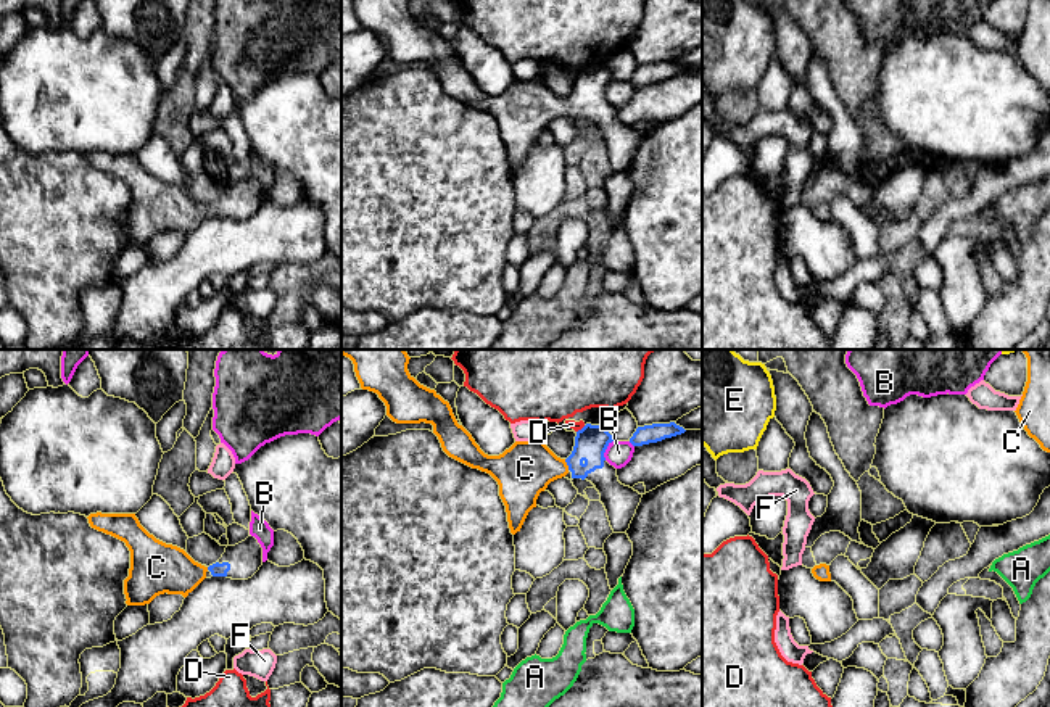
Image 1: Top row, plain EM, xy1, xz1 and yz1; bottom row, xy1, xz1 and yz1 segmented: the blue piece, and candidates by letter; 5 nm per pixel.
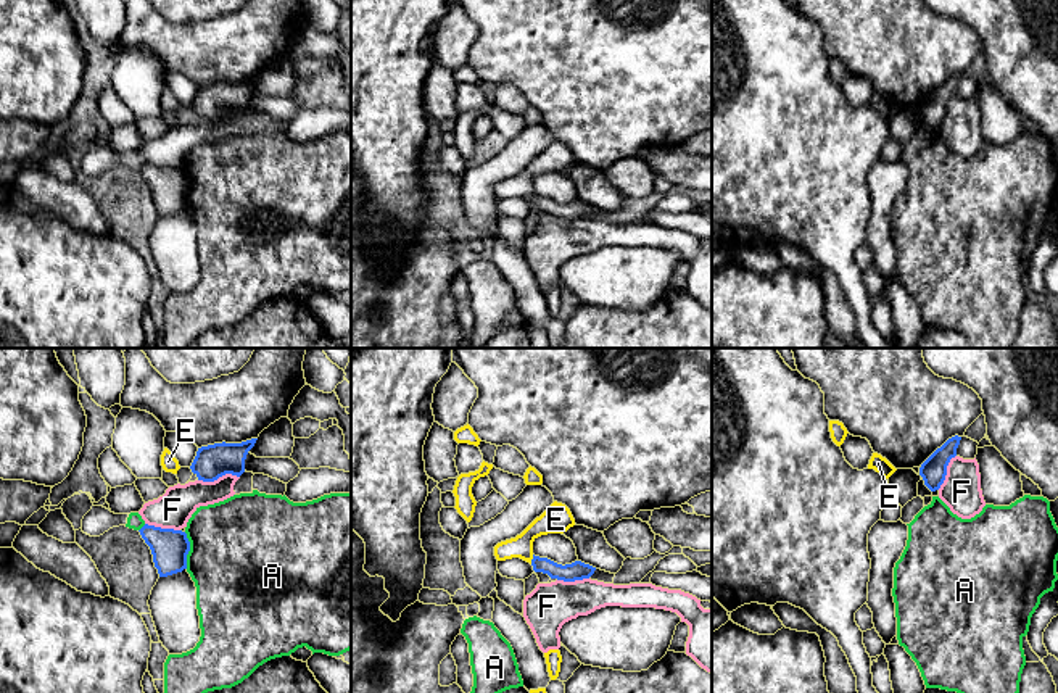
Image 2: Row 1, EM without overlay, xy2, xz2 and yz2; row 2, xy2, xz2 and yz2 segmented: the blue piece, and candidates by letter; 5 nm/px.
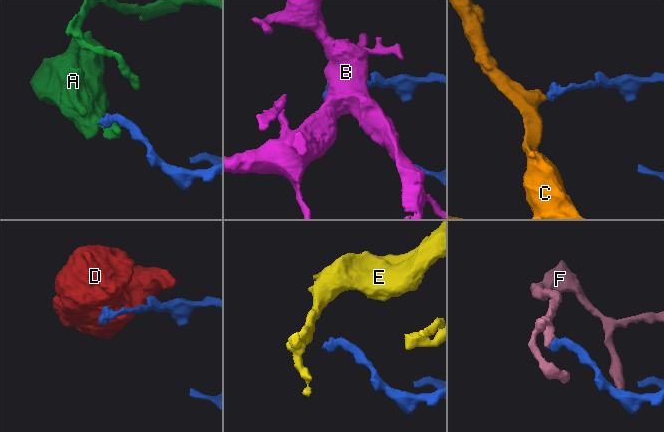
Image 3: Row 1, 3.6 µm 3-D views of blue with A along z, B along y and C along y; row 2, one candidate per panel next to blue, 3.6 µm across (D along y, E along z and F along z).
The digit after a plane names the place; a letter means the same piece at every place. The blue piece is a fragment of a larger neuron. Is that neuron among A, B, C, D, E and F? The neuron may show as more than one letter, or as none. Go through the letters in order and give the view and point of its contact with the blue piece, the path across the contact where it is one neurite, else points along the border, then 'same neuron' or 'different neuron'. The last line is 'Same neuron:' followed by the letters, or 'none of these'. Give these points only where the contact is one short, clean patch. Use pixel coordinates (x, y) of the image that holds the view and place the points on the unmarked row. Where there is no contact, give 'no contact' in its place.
A: xy2 (189, 189) | along xy2 (184, 171), (189, 181), (187, 207) | different neuron
B: xz1 (606, 87) | along xz1 (614, 79), (607, 86), (604, 99) | different neuron
C: xz1 (567, 103) | across xz1 (591, 81), (567, 103), (525, 108) | same neuron
D: xz1 (582, 68) | along xz1 (585, 65), (577, 71) | different neuron
E: xz2 (532, 199) | along xz2 (533, 194), (530, 202) | different neuron
F: xy2 (218, 116) | different neuron
Same neuron: C

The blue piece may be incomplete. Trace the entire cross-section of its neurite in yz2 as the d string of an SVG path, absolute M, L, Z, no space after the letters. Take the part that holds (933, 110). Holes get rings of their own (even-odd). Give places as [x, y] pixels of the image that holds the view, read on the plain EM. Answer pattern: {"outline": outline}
{"outline": "M955 74L948 77L940 87L937 87L920 106L920 114L924 119L924 124L936 131L945 119L947 105L952 97L957 95L957 87L961 76Z"}

